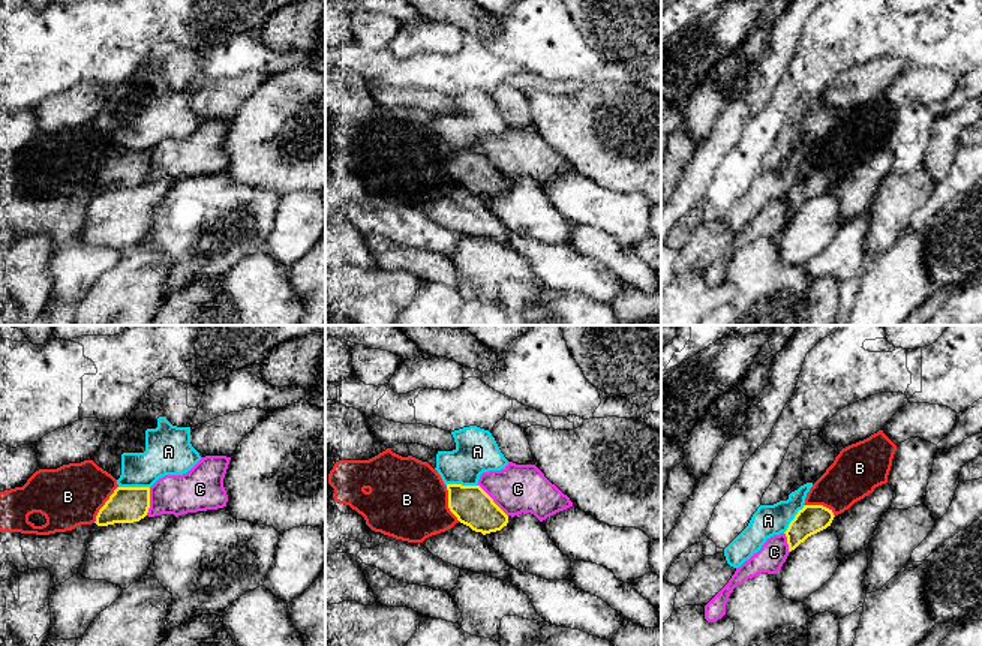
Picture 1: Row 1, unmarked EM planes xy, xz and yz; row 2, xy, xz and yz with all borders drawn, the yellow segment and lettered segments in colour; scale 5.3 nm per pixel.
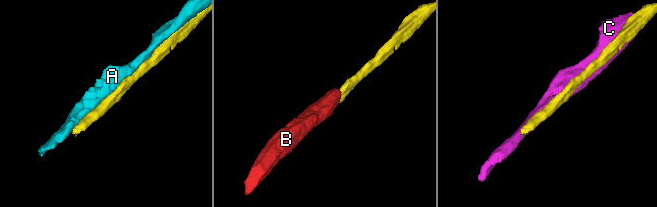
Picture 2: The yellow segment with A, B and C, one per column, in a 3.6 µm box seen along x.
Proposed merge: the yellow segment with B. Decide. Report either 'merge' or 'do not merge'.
merge

